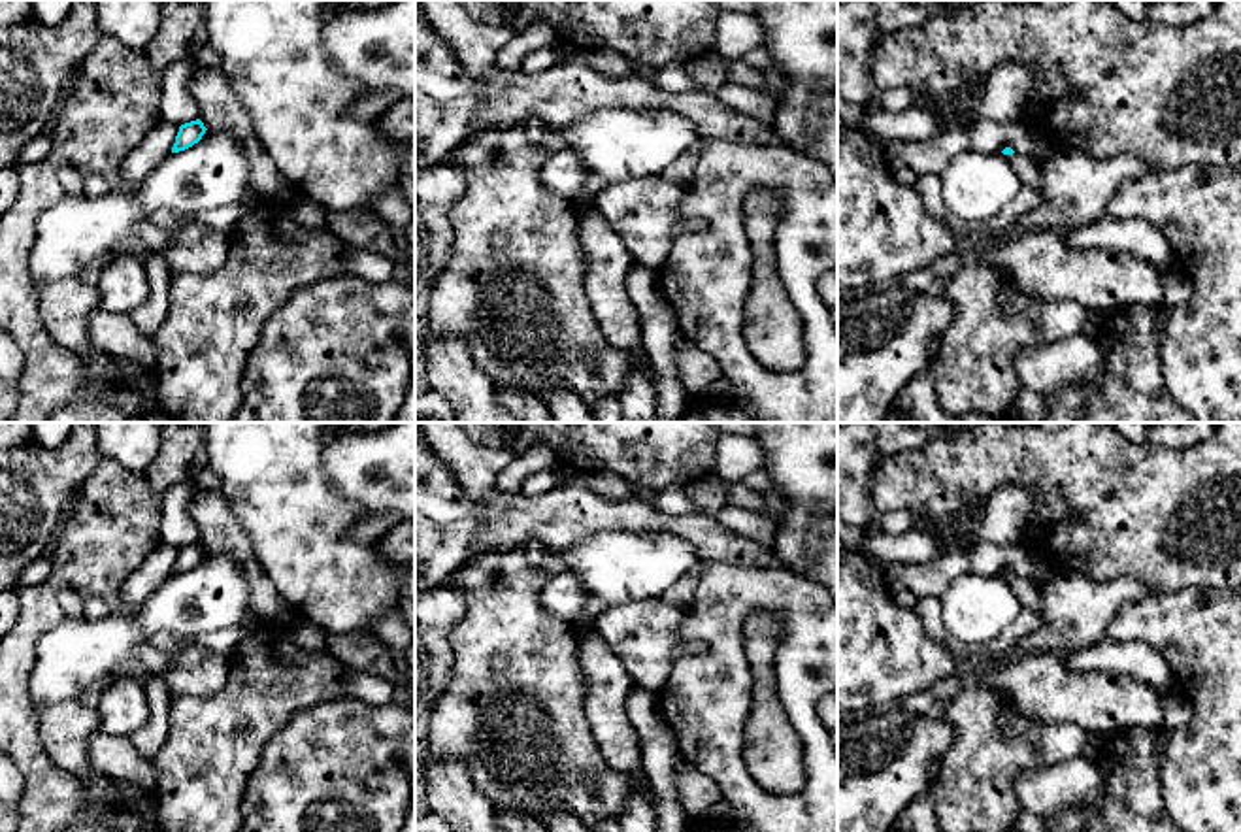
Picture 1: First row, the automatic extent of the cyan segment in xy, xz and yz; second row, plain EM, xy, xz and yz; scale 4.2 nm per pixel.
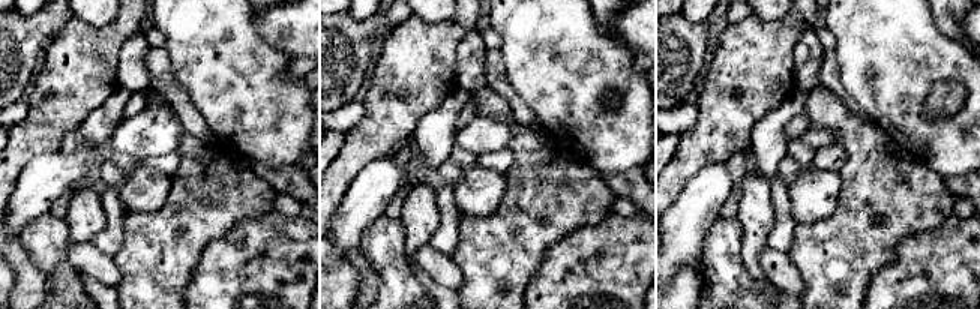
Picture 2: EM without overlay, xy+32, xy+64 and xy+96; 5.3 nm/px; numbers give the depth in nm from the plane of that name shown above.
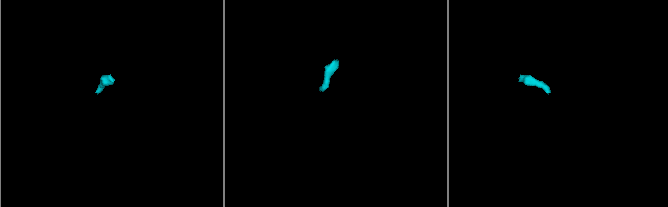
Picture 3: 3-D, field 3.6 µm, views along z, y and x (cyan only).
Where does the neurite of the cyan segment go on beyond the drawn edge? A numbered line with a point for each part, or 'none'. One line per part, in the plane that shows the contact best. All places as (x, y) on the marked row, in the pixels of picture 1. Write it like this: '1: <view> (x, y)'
1: yz (1030, 174)

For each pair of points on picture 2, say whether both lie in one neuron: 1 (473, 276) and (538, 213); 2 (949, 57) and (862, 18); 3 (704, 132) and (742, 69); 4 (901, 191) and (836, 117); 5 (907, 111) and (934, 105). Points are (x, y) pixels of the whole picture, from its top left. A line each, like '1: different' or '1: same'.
1: same
2: same
3: same
4: same
5: different

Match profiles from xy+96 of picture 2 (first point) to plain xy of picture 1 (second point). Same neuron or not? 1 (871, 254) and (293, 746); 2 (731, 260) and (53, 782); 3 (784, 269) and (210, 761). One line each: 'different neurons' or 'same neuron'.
1: different neurons
2: different neurons
3: different neurons

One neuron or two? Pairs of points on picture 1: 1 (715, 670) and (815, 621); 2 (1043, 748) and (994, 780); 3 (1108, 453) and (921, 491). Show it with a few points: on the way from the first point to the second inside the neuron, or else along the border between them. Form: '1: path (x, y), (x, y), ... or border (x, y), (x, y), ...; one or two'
1: path (725, 638), (725, 629), (751, 602), (783, 602); one
2: path (1032, 748), (1026, 748), (1006, 768); one
3: path (1060, 457), (985, 457), (968, 468); one

